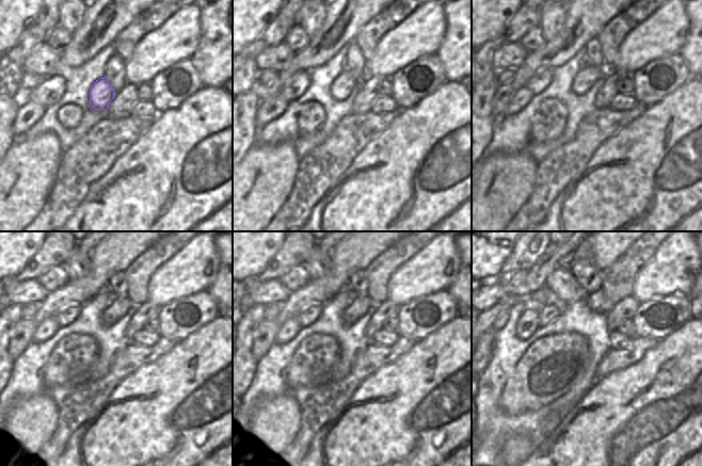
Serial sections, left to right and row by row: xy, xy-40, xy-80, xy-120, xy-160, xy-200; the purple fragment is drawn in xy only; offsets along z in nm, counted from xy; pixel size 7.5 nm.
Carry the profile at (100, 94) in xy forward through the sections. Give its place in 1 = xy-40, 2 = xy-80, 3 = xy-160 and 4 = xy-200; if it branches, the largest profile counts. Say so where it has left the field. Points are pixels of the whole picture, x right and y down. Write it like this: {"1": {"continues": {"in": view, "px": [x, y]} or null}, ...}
{"1": {"continues": {"in": "xy-40", "px": [342, 85]}}, "2": {"continues": {"in": "xy-80", "px": [586, 78]}}, "3": {"continues": {"in": "xy-160", "px": [361, 304]}}, "4": {"continues": {"in": "xy-200", "px": [596, 301]}}}

